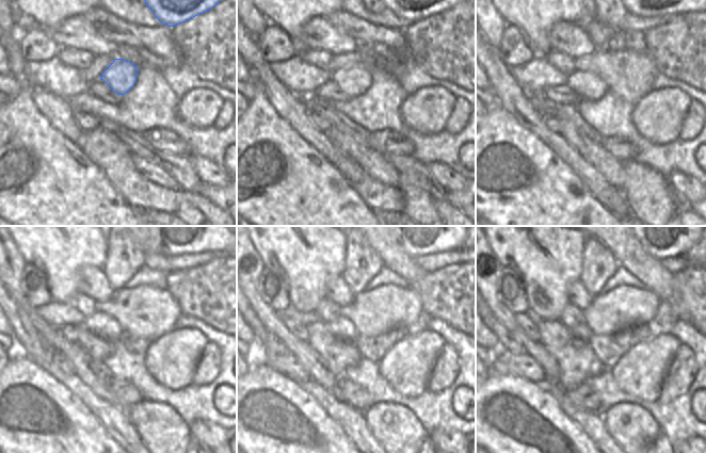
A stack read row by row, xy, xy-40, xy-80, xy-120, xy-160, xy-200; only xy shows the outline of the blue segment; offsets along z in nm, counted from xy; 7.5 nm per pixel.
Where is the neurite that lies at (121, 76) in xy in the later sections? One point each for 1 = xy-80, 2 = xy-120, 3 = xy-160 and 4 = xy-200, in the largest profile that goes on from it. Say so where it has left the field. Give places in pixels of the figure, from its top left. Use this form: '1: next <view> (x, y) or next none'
1: next xy-80 (587, 85)
2: next xy-120 (102, 325)
3: next xy-160 (342, 327)
4: next xy-200 (582, 332)

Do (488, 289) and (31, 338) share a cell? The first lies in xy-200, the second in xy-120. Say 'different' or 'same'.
different

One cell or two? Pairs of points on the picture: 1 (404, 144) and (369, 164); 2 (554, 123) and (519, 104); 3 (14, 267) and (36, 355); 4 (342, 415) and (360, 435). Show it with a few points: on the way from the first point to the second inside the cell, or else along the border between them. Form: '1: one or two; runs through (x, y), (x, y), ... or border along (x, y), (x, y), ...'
1: two; border along (366, 146), (387, 159)
2: two; border along (542, 119), (549, 128), (558, 132)
3: two; border along (11, 296), (27, 313), (29, 321), (38, 333)
4: one; runs through (348, 420), (357, 430)

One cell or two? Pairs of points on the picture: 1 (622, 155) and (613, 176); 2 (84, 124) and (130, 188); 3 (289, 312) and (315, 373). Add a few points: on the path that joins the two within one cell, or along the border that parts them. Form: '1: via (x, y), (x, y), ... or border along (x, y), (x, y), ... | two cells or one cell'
1: border along (612, 154), (622, 161) | two cells
2: border along (97, 126), (90, 130), (81, 131) | two cells
3: border along (278, 312), (282, 317) | two cells

